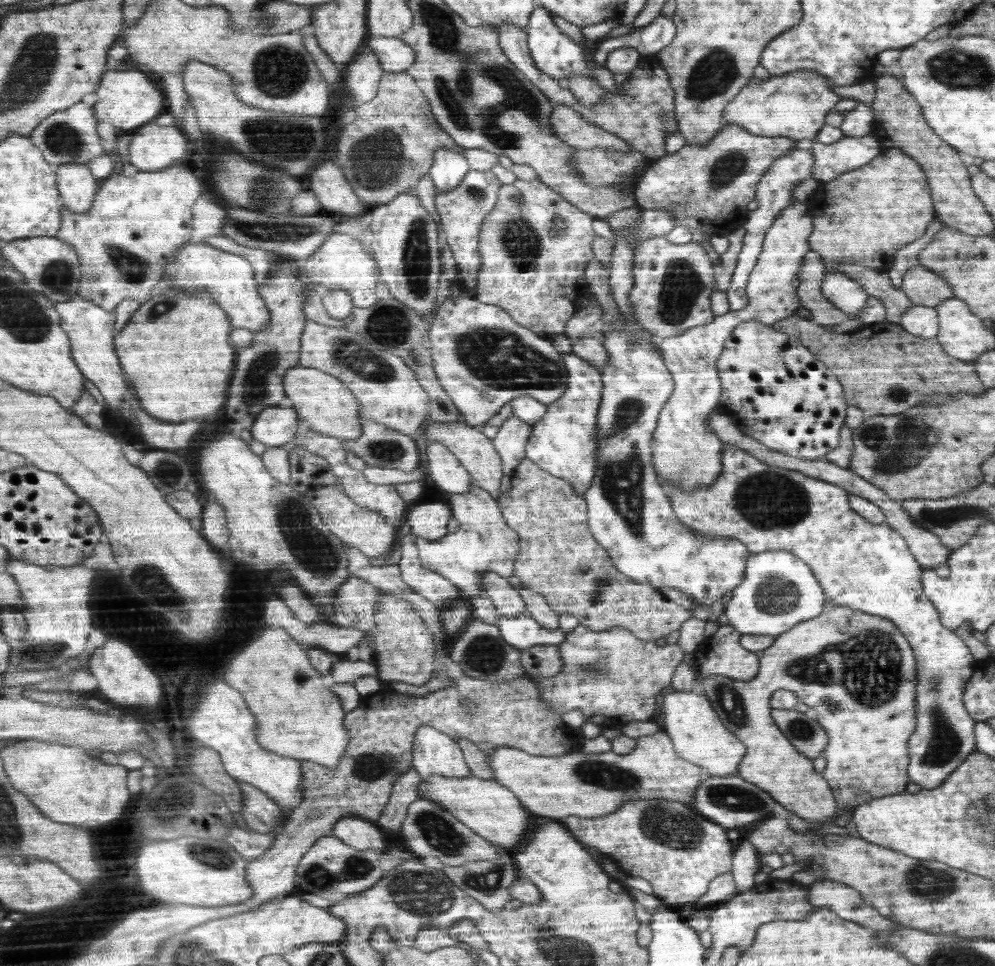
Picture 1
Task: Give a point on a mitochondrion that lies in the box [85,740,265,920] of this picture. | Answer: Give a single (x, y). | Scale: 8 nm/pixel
(174, 797)

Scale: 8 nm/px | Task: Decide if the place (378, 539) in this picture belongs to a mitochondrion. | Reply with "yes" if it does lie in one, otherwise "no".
no

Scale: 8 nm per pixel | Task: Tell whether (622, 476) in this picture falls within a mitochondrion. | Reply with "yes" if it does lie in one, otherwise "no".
yes

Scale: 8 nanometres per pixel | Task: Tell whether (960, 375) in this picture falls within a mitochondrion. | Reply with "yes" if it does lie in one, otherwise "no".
no

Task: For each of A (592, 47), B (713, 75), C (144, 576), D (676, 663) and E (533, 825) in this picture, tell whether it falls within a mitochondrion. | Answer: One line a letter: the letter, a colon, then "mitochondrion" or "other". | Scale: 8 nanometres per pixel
A: other
B: mitochondrion
C: mitochondrion
D: other
E: other

